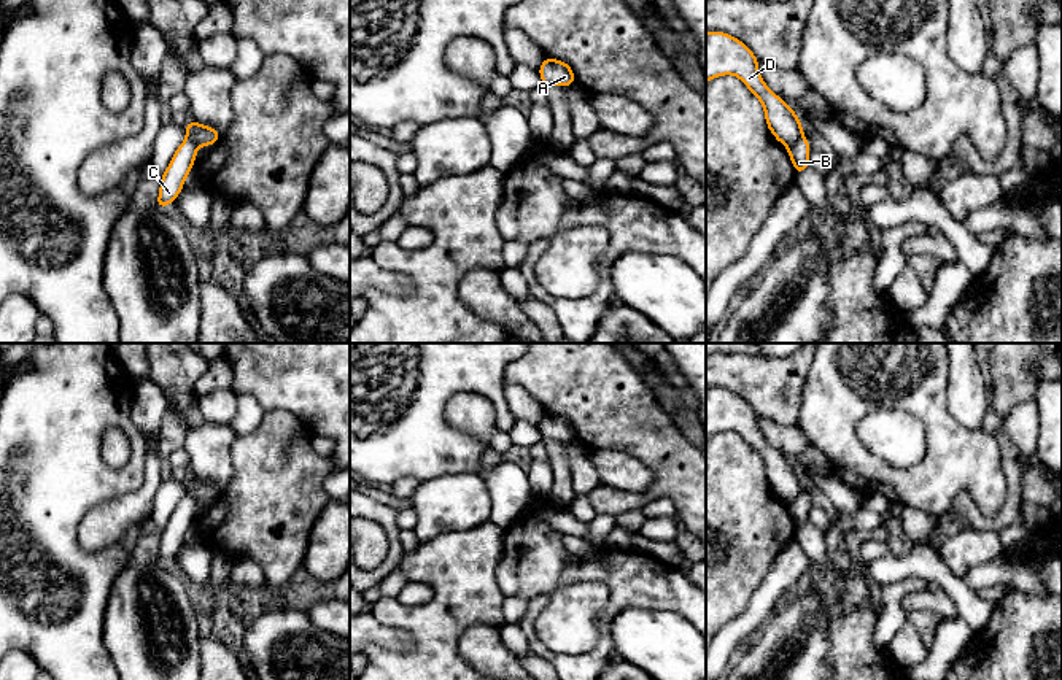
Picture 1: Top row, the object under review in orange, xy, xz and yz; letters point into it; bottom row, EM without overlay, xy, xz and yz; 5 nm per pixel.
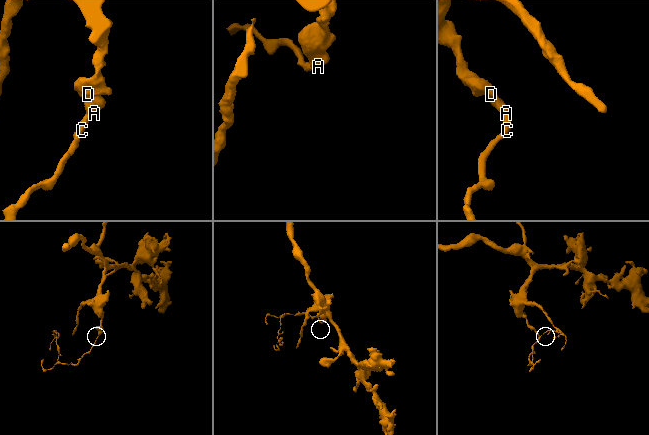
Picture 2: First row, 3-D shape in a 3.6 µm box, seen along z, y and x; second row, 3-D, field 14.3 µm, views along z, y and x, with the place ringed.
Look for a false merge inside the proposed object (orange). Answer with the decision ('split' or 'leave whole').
split

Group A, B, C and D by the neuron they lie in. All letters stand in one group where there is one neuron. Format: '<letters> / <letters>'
A D / B C

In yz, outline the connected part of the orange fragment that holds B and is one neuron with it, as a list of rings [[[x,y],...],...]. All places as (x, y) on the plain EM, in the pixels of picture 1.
[[[801,493],[800,497],[787,505],[789,513],[793,518],[796,532],[803,529],[806,523],[809,523],[809,508],[811,502],[806,493]]]

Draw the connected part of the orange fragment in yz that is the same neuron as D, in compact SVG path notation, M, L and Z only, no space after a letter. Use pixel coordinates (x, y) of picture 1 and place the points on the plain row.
M706 388L706 439L722 431L738 432L762 458L769 488L792 504L803 493L803 481L796 469L765 440L757 423L758 415L741 396L725 388Z

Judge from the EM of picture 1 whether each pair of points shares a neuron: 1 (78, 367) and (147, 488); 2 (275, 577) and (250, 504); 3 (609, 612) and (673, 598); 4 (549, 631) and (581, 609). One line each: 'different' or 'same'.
1: different
2: same
3: same
4: same

